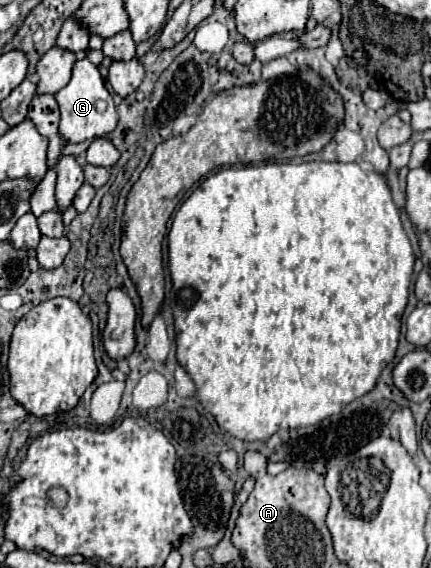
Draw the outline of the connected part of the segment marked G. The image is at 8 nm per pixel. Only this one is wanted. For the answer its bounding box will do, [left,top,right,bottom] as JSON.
[54,60,118,144]

